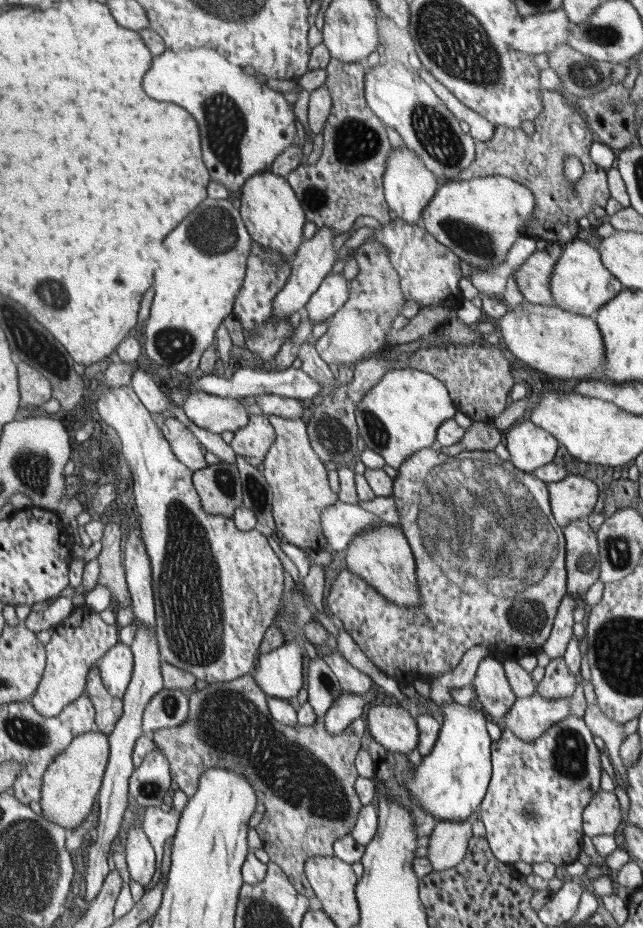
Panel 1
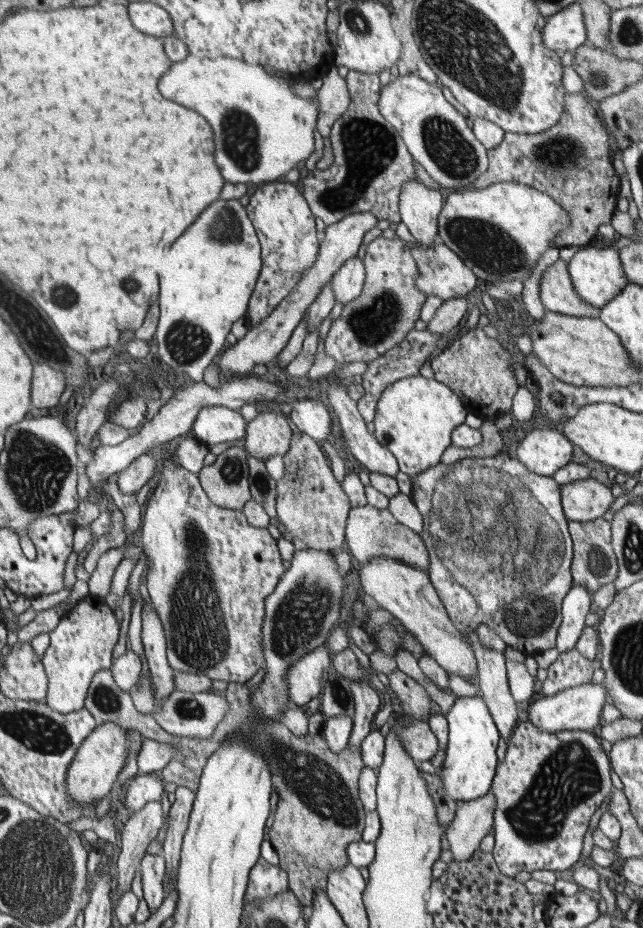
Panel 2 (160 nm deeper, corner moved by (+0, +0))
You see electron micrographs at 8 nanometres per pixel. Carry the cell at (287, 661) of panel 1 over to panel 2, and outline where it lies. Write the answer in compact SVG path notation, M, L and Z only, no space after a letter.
M324 647L315 648L312 652L297 660L286 672L288 698L296 706L304 707L312 699L320 698L322 693L323 672L330 668L330 650Z

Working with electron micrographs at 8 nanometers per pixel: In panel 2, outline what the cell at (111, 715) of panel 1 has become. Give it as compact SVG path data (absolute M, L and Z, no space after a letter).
M102 669L93 678L93 683L88 691L89 695L85 698L85 709L90 712L93 718L97 719L97 723L114 722L127 730L140 730L144 739L168 744L168 748L174 752L174 755L172 755L170 763L162 769L162 778L165 778L166 782L174 782L178 787L186 787L194 792L198 790L201 774L205 772L206 765L209 765L210 758L218 750L221 750L222 746L226 746L226 742L230 742L230 738L244 740L244 742L252 744L254 750L262 752L262 758L265 759L266 765L270 766L273 790L277 789L280 795L276 812L274 812L274 823L268 830L270 842L278 853L279 866L288 874L290 874L290 866L292 866L296 870L296 874L302 876L300 880L302 880L304 886L290 886L289 889L298 897L302 905L309 907L312 904L315 890L324 889L327 886L327 874L331 870L340 870L343 866L349 864L348 845L351 842L363 840L362 831L364 831L365 826L366 810L359 799L359 774L365 765L362 762L361 749L354 747L354 744L346 745L346 749L342 750L342 753L334 753L330 751L321 733L298 736L281 722L256 714L256 711L254 711L254 694L260 684L262 682L258 679L246 684L228 684L228 688L223 695L232 704L232 711L224 719L220 727L214 731L210 739L170 734L169 731L162 729L157 724L151 714L138 714L138 710L132 704L132 696L130 696L128 691L120 690L116 686L110 669Z

